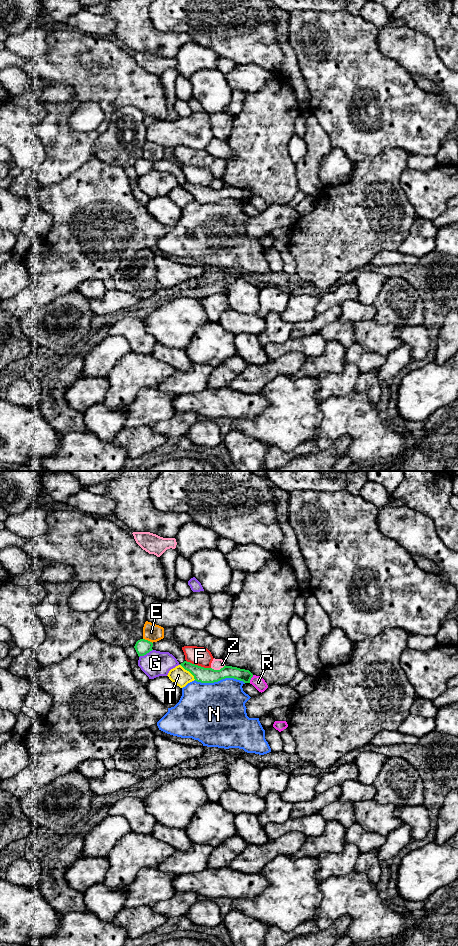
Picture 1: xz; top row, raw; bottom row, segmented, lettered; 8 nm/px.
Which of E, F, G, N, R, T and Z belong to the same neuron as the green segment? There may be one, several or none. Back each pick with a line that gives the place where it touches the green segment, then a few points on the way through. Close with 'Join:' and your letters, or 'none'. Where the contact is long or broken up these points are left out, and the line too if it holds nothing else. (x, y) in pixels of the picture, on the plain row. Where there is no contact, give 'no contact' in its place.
Join: none

